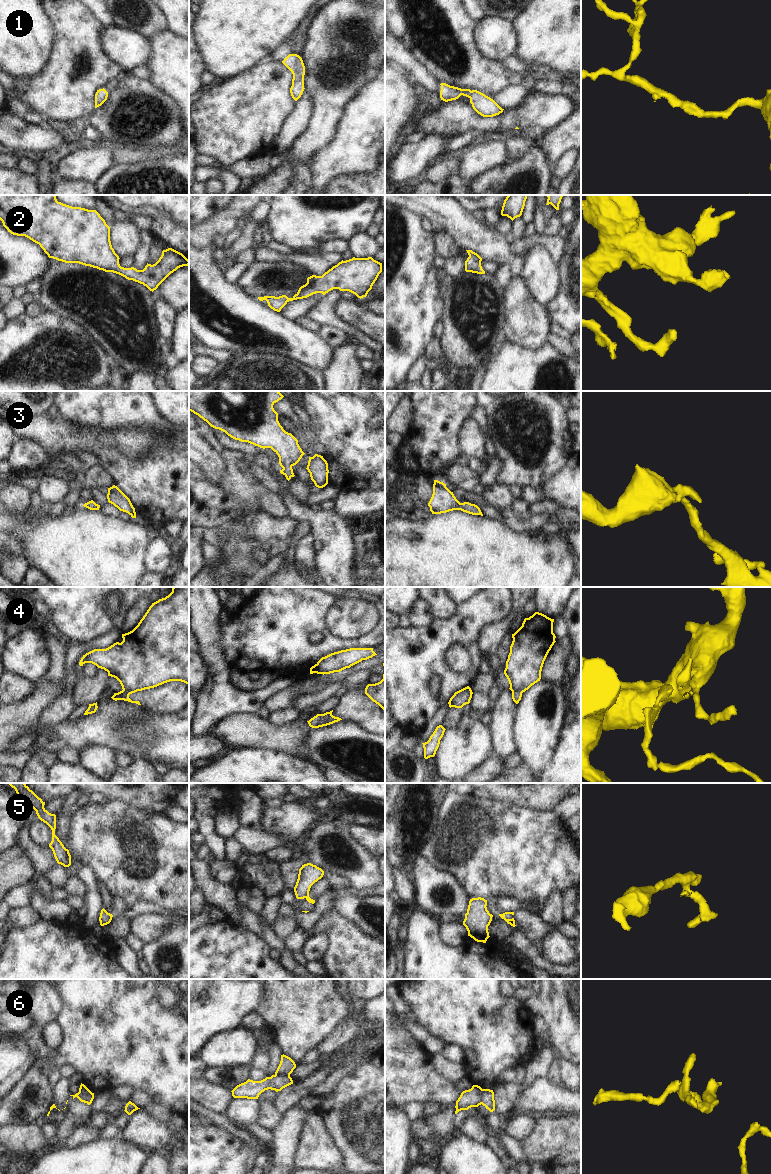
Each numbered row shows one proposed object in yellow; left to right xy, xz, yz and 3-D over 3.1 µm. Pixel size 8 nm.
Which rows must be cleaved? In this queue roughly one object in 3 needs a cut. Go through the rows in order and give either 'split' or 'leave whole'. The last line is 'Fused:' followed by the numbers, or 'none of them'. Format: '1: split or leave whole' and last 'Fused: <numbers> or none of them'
1: leave whole
2: leave whole
3: leave whole
4: split
5: split
6: split
Fused: 4, 5, 6

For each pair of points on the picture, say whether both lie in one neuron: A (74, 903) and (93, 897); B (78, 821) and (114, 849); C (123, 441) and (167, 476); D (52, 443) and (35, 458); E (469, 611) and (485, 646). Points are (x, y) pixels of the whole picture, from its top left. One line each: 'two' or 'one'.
A: two
B: one
C: two
D: two
E: two

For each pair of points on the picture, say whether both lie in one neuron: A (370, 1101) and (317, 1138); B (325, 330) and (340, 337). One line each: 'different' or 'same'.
A: different
B: same

